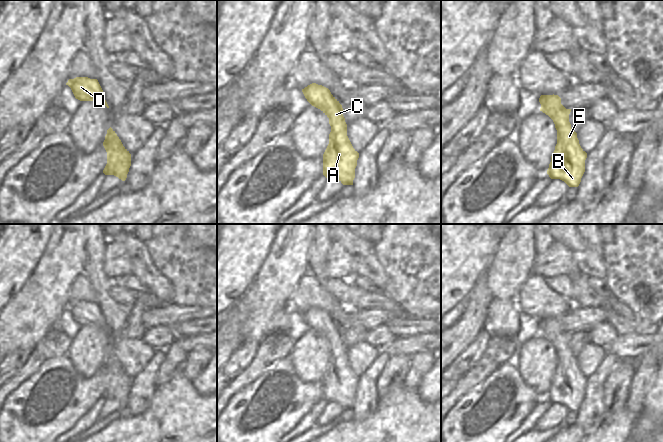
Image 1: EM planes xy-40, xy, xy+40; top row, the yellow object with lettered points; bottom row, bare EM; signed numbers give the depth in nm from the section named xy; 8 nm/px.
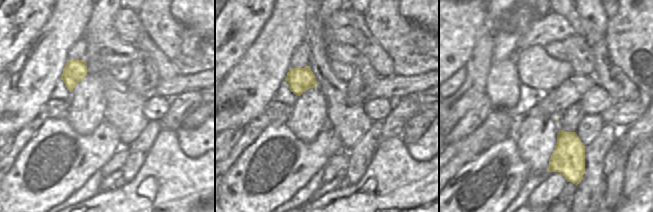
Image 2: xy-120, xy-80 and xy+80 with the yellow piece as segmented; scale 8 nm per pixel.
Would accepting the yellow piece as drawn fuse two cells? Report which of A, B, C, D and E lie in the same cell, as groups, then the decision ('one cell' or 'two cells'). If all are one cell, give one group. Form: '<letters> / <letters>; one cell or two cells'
A B C D E; one cell

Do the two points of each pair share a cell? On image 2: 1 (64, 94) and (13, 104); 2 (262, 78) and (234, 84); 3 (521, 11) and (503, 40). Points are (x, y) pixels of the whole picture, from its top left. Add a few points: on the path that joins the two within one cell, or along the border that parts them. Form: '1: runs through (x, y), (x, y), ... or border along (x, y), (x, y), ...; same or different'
1: border along (60, 77), (55, 83), (48, 99); different
2: runs through (255, 80), (251, 84), (241, 84); same
3: runs through (520, 18), (508, 33); same

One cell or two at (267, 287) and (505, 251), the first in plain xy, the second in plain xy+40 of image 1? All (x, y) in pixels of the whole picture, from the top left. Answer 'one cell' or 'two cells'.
one cell

